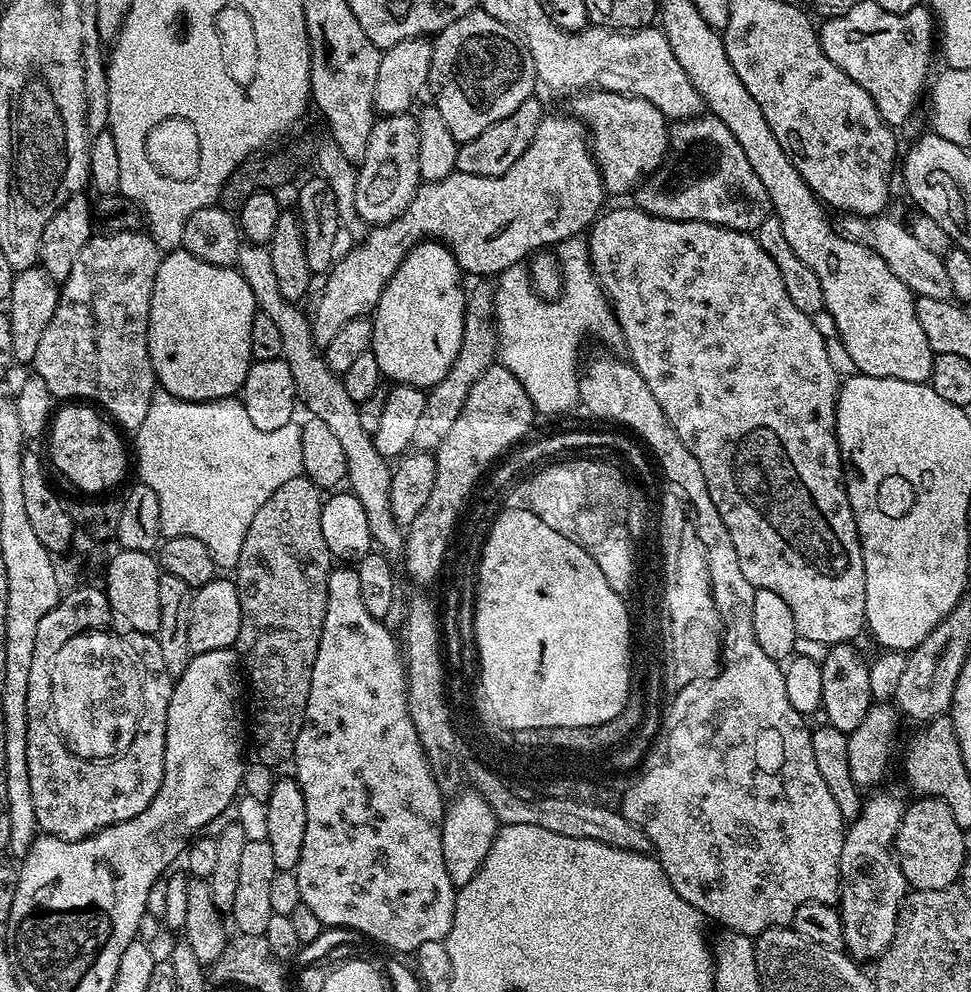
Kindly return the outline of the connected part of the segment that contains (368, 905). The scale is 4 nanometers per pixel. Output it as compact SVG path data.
M333 567L328 583L328 601L326 602L326 622L322 630L322 642L318 646L318 658L314 658L314 674L310 682L310 698L306 702L306 714L302 730L298 734L294 765L294 779L300 784L302 798L306 798L306 838L302 842L302 858L298 858L295 874L298 878L300 903L310 906L314 914L329 929L348 928L360 933L361 937L377 940L380 944L392 948L393 953L415 953L422 942L447 941L448 931L454 922L454 906L457 889L446 874L446 862L442 862L442 826L446 811L446 798L434 782L434 774L428 765L418 730L408 713L408 678L406 660L402 648L396 645L389 625L374 618L362 602L362 593L358 590L358 574L355 567Z

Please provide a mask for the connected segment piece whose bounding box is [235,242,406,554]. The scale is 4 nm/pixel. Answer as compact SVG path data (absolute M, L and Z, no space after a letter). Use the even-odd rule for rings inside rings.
M241 243L235 267L242 274L242 278L246 278L246 286L250 286L254 294L257 309L270 314L270 318L274 318L274 323L282 334L282 358L290 366L290 374L294 374L294 386L299 403L303 407L305 404L315 419L326 422L326 426L330 426L338 442L342 442L342 450L346 453L348 463L346 484L366 510L373 541L385 553L403 553L406 532L397 524L394 514L390 511L392 468L386 457L378 452L378 446L372 440L372 433L362 430L362 422L358 418L360 405L352 401L350 394L346 394L343 379L330 370L330 366L324 360L323 351L316 347L309 313L304 313L299 303L282 298L282 290L278 290L278 278L274 278L274 265L270 262L270 254L265 245Z

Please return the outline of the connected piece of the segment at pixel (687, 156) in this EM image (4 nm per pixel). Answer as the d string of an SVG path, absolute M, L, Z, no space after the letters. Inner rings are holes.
M711 114L694 116L691 120L677 120L671 125L670 155L666 166L649 175L635 189L635 196L635 207L663 220L701 220L749 234L755 233L756 228L773 215L770 194L766 194L766 186L758 182L758 174L750 170L750 161L746 159L742 146L738 146L734 134L730 134L724 123Z

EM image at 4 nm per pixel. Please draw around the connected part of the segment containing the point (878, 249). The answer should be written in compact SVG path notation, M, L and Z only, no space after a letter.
M888 214L867 218L845 215L843 220L844 235L874 250L874 254L882 257L886 266L890 266L890 270L894 270L894 274L898 274L898 278L906 282L906 286L913 294L942 300L953 299L950 278L946 278L946 266L942 257L938 254L930 254L930 250L925 250L919 244L918 238L914 238L914 234L907 227L903 228L898 221L891 220Z

